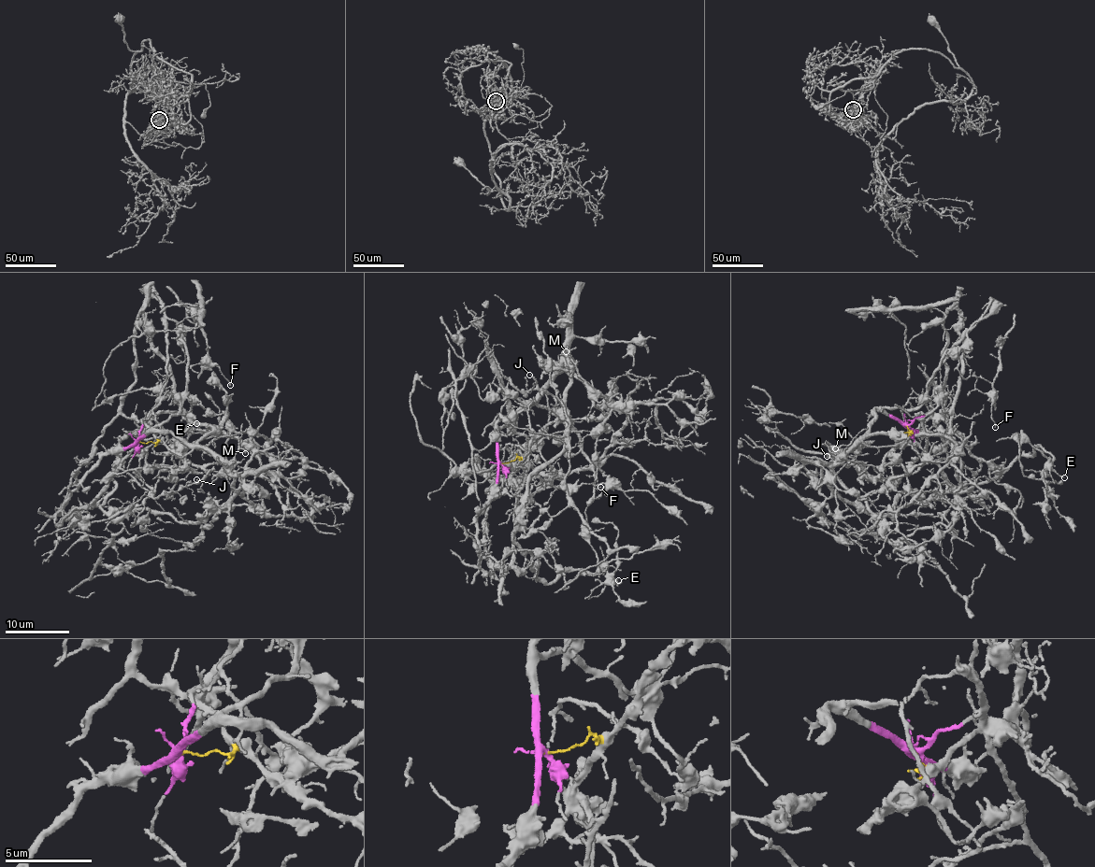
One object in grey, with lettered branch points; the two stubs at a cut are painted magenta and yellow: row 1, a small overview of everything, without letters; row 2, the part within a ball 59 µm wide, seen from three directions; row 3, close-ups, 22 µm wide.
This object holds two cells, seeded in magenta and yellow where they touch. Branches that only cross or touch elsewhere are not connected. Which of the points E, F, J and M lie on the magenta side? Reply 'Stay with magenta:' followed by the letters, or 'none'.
Stay with magenta: E, F, M

